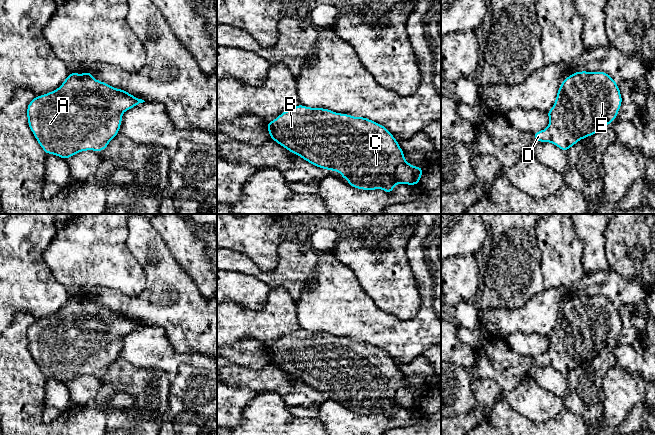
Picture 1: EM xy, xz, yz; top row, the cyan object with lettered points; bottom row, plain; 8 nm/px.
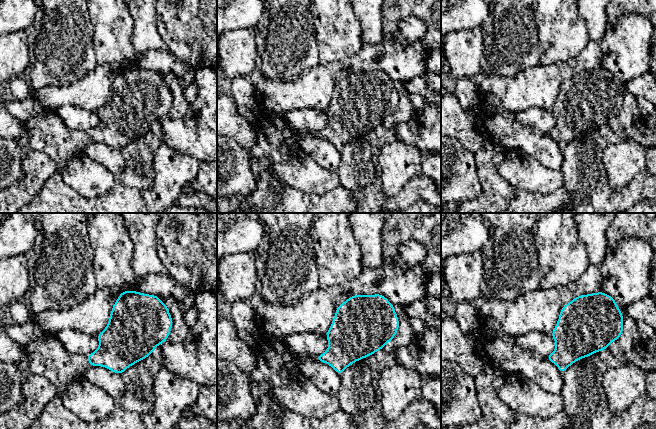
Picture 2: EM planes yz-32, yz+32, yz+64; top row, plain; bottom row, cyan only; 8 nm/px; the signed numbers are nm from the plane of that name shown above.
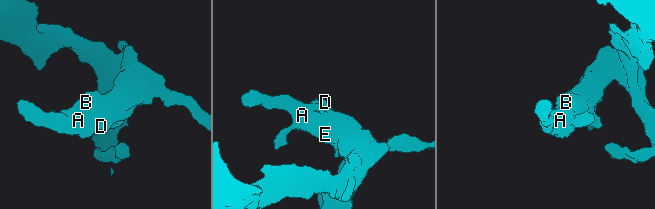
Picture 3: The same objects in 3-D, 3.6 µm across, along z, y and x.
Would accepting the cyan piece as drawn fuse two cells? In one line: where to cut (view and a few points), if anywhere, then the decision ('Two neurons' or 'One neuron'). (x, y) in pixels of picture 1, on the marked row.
No split. One neuron

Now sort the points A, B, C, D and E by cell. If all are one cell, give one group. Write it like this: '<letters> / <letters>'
A B C D E

